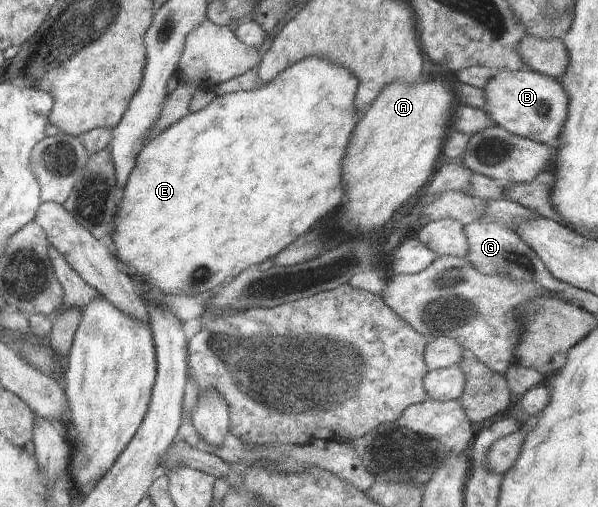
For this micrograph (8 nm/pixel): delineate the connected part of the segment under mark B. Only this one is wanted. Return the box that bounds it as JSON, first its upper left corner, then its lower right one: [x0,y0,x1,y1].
[483,68,568,148]

